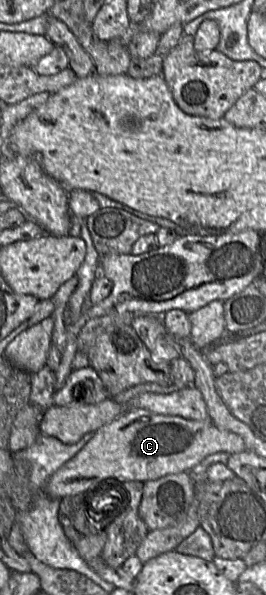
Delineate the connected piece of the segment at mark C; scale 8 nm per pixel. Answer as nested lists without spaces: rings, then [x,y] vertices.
[[[146,409],[127,410],[98,429],[84,447],[45,484],[51,498],[61,500],[80,493],[110,488],[110,483],[139,481],[146,483],[167,475],[190,472],[209,455],[245,450],[243,439],[219,429],[212,421],[187,420],[179,416],[155,414]]]

